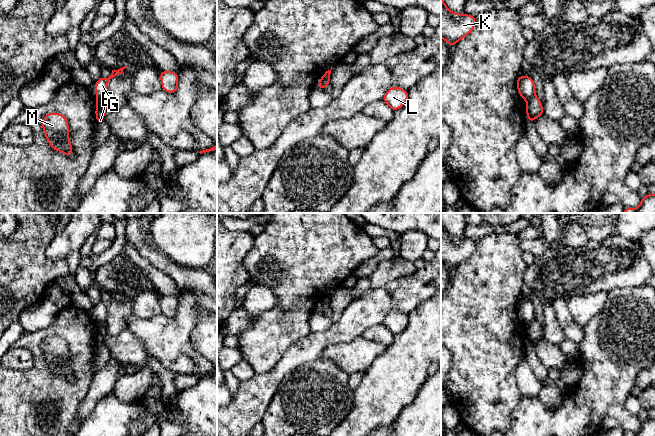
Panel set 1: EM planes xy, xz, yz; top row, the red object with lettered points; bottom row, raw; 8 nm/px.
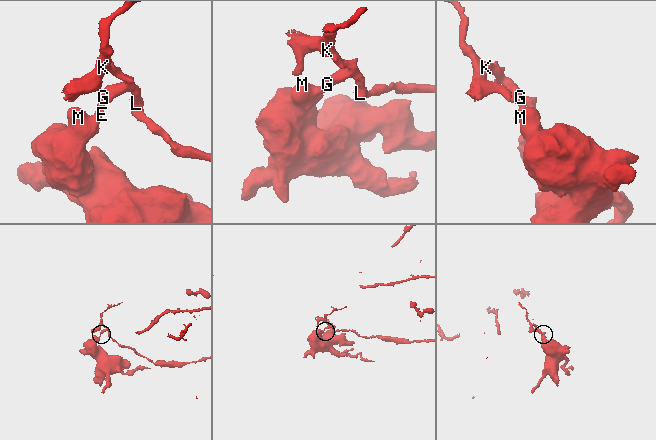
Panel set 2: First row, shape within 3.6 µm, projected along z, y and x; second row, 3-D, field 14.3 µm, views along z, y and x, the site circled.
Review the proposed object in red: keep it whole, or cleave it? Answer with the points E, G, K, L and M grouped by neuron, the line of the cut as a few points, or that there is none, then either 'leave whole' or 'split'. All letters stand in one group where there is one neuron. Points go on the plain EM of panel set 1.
E M / G K L | xy (96, 321), (104, 322) | split

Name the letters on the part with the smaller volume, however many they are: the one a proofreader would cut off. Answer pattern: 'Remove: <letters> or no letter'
Remove: G, K, L

